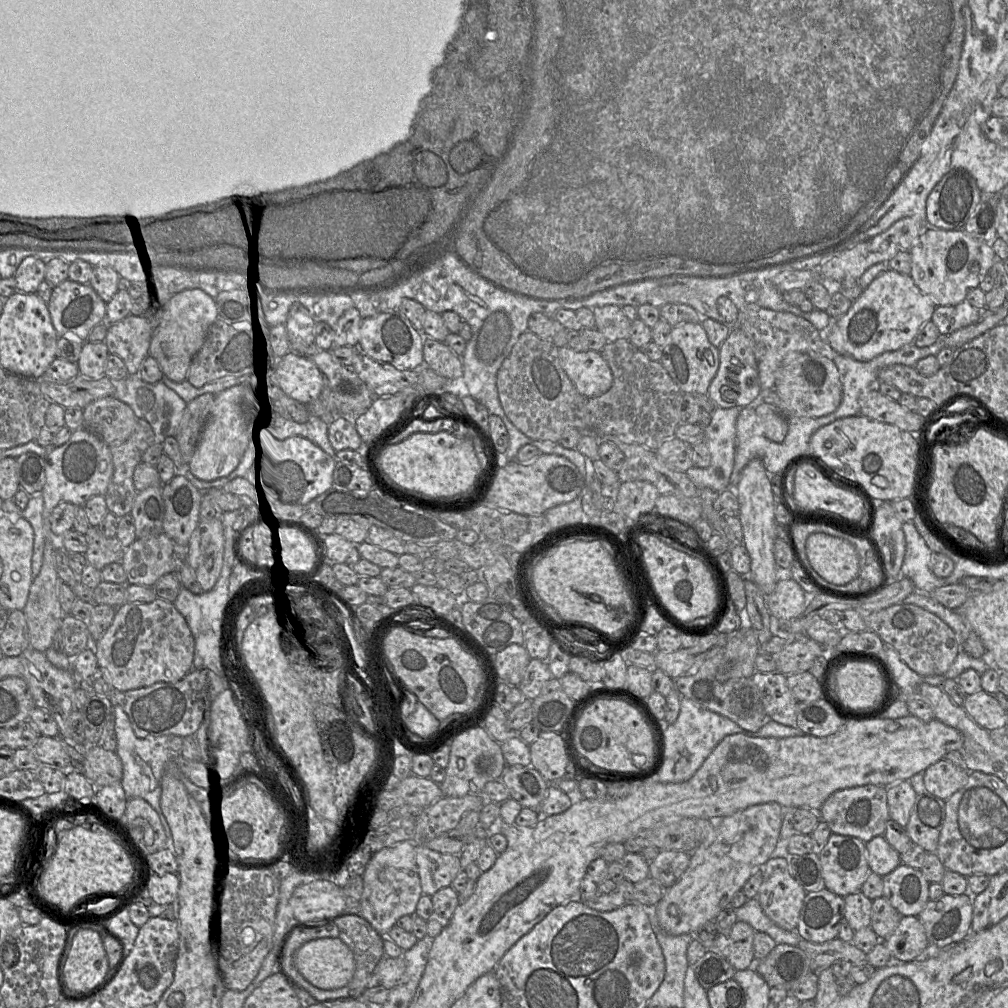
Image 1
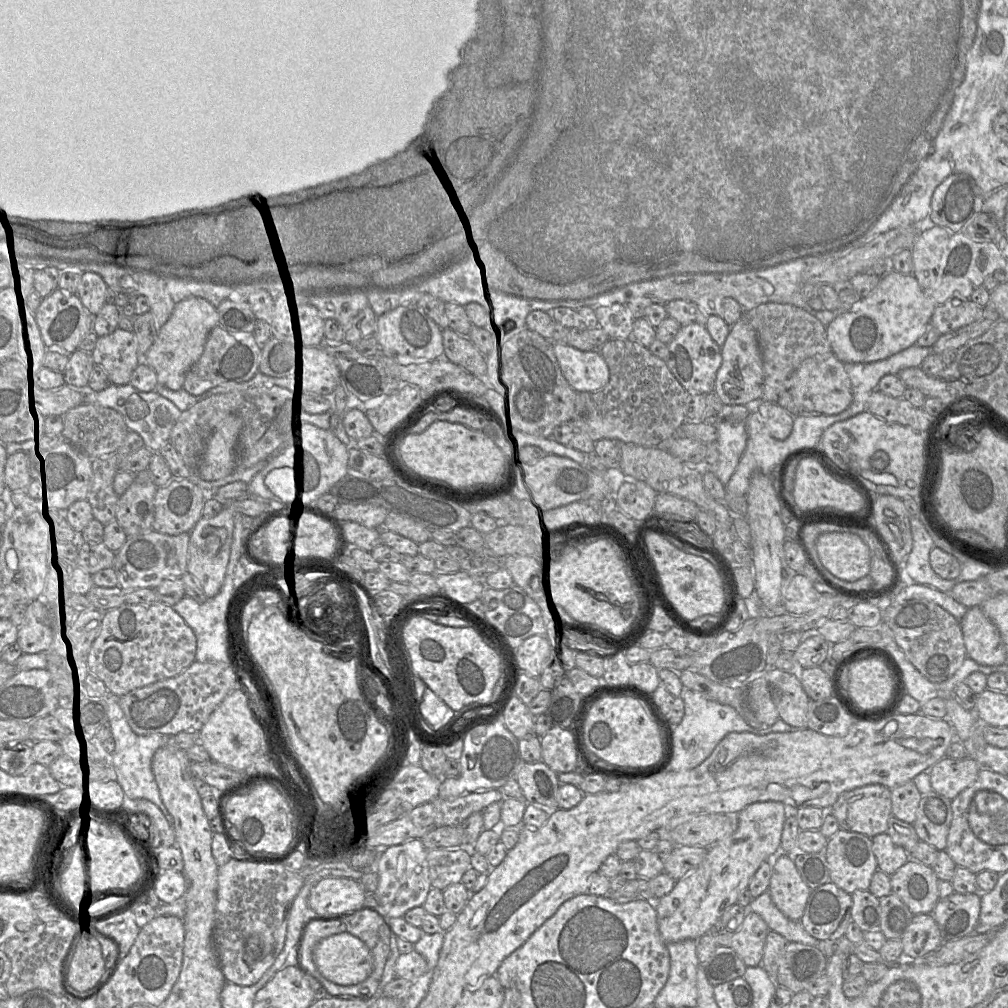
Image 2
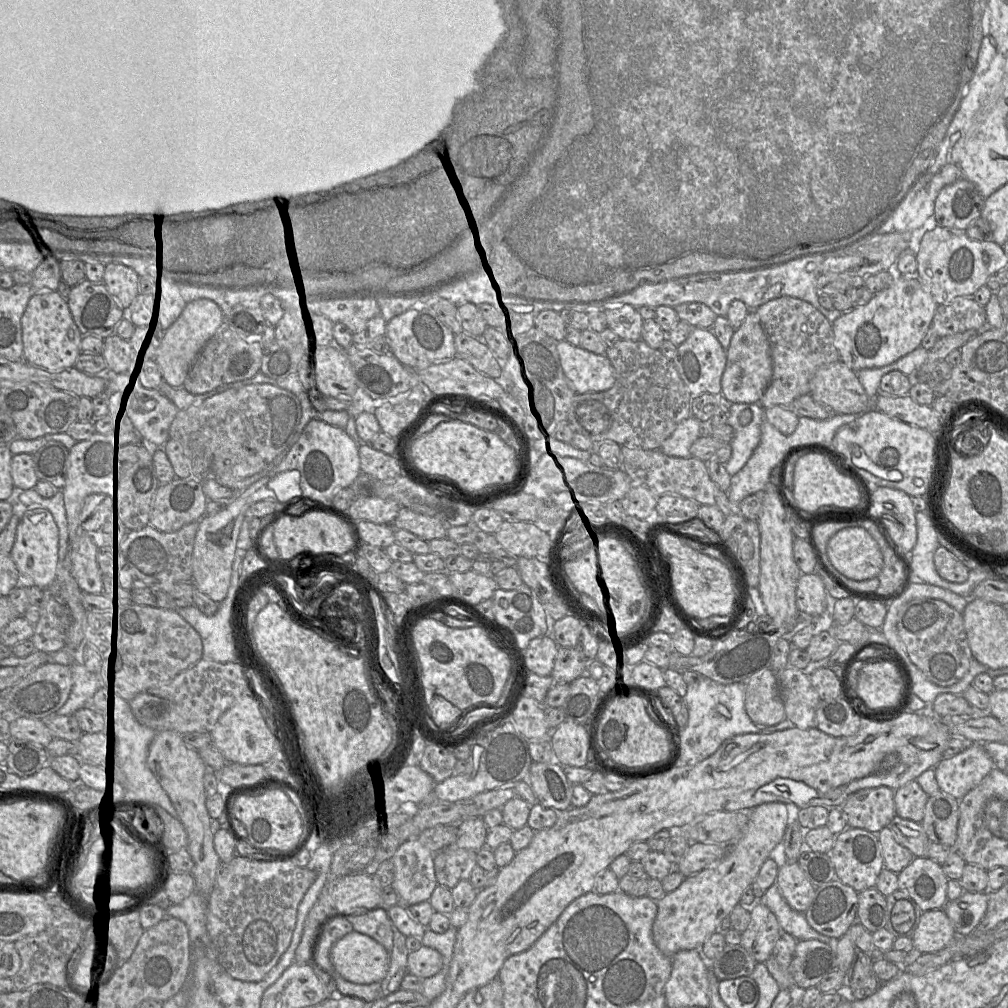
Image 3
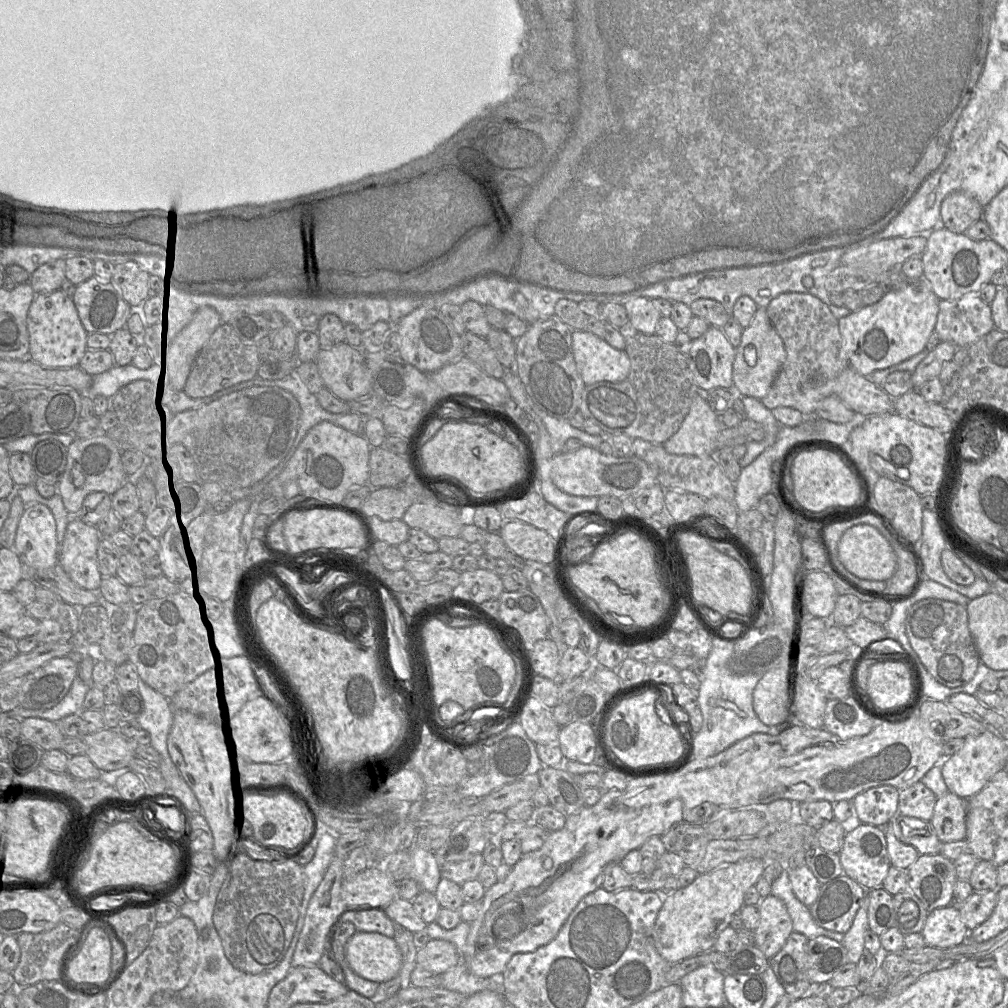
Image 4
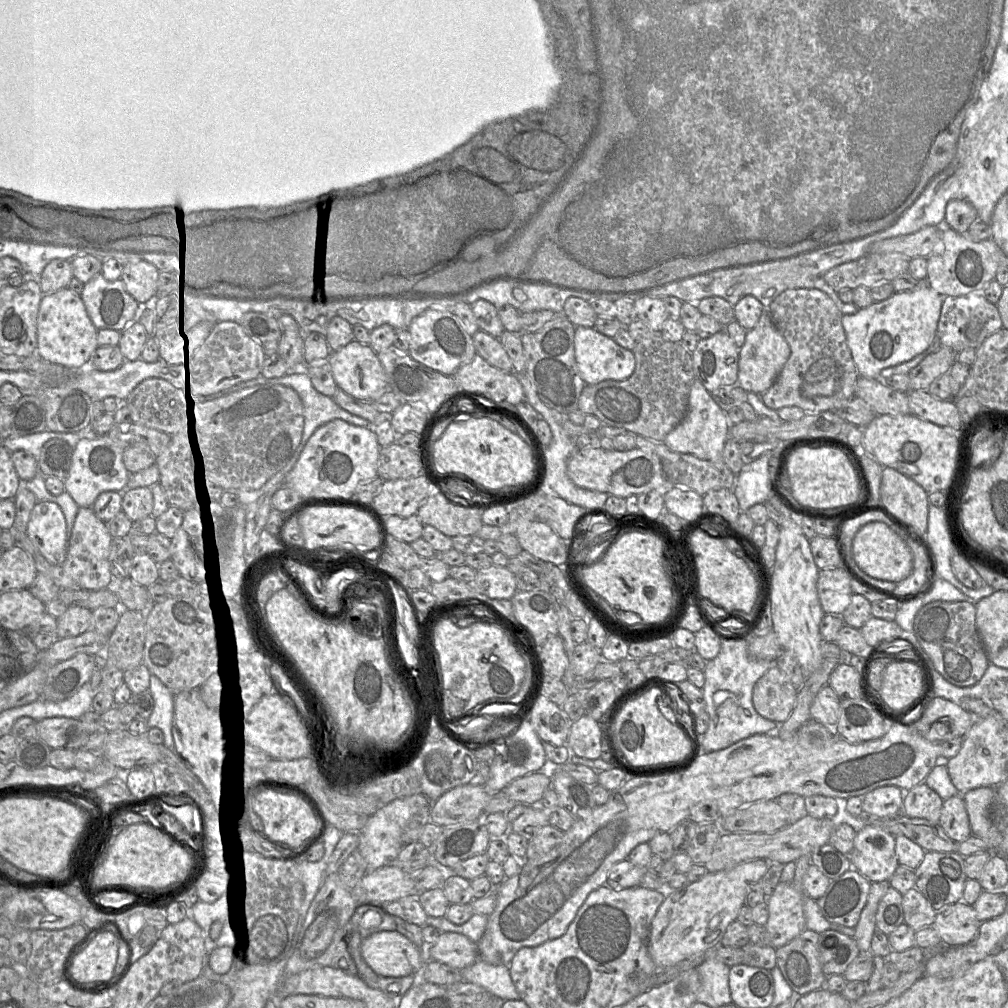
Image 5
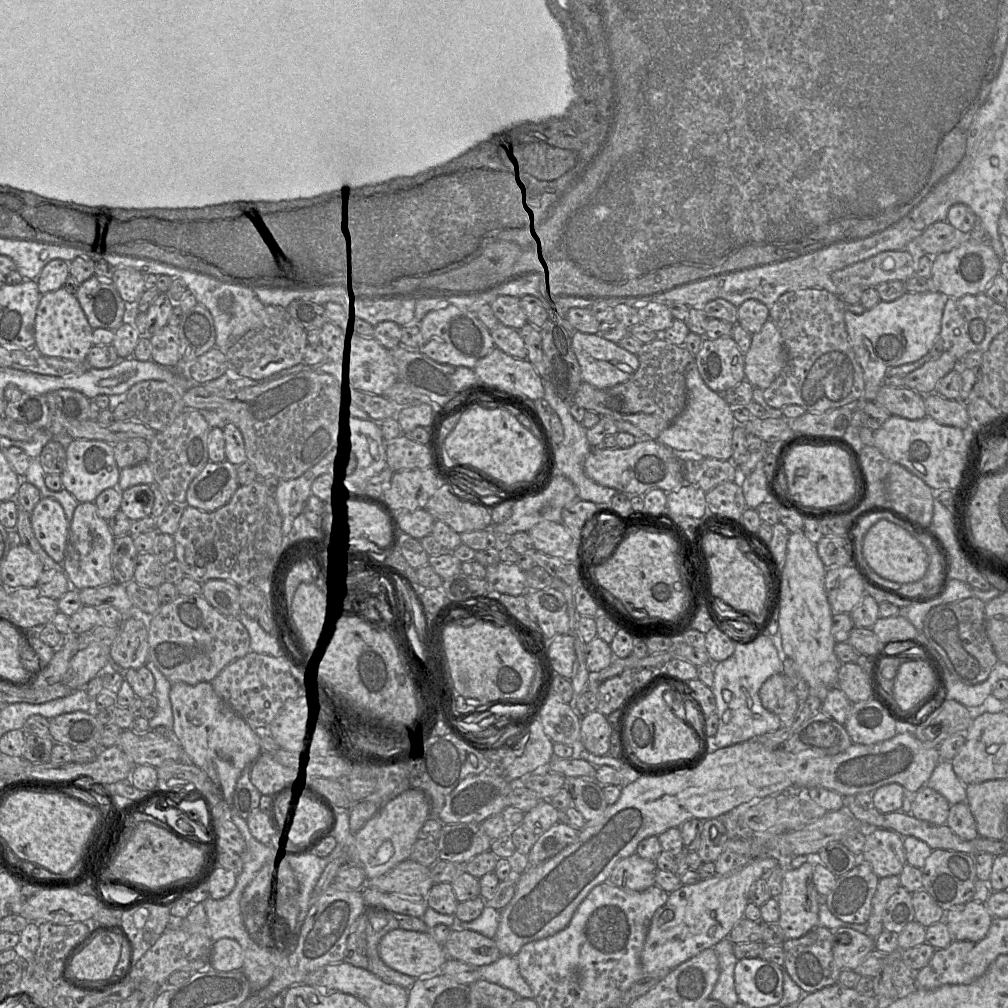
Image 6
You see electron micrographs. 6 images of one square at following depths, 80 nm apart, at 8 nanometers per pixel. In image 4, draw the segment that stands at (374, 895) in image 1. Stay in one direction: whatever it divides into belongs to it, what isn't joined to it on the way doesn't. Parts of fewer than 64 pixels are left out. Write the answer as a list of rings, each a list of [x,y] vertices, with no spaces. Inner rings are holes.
[[[415,844],[409,851],[412,859],[410,878],[418,883],[422,891],[434,893],[441,880],[434,853]]]

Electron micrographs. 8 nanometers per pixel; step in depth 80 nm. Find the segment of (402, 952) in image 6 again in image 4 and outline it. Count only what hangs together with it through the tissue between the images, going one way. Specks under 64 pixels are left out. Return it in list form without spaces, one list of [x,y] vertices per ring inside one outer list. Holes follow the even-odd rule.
[[[356,932],[346,944],[345,955],[347,963],[354,973],[377,983],[396,977],[402,966],[402,953],[394,938],[379,933]]]

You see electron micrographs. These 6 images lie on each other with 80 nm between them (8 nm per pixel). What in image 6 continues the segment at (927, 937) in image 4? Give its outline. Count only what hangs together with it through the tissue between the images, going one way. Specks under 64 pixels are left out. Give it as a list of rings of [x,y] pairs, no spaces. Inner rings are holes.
[[[973,900],[947,910],[943,918],[953,941],[972,942],[985,938],[992,920],[986,905]]]

